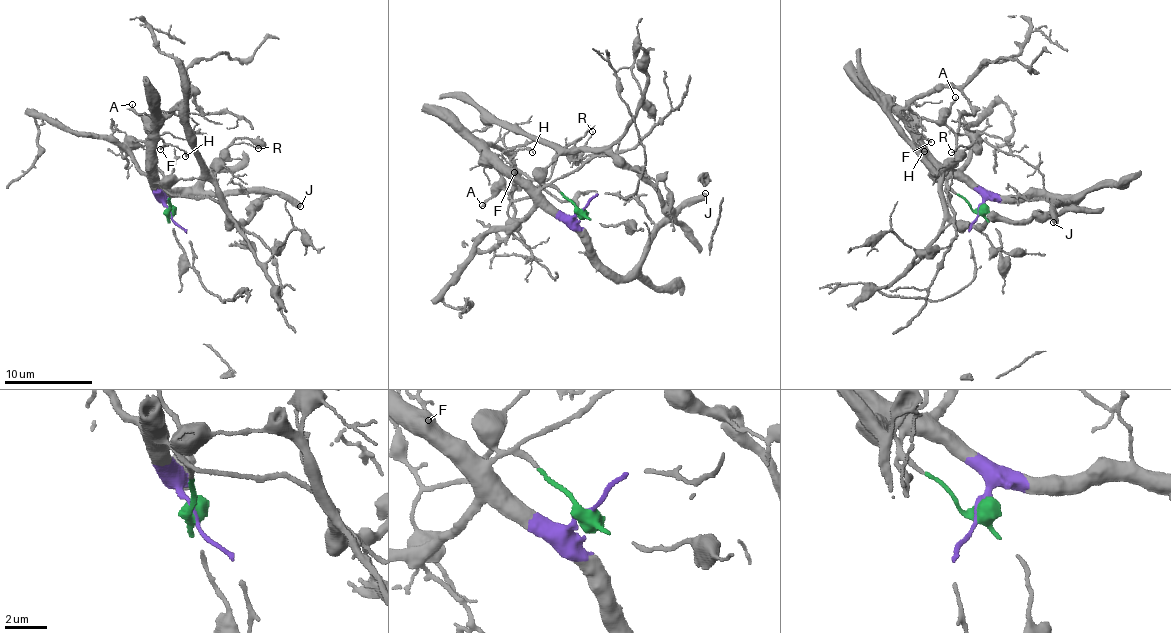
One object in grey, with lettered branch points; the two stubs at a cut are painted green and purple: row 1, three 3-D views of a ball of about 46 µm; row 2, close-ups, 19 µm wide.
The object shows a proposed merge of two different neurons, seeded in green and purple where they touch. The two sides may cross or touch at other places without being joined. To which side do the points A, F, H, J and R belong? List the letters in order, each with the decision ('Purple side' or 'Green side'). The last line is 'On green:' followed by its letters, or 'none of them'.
A: Green side
F: Purple side
H: Purple side
J: Purple side
R: Green side
On green: A, R

